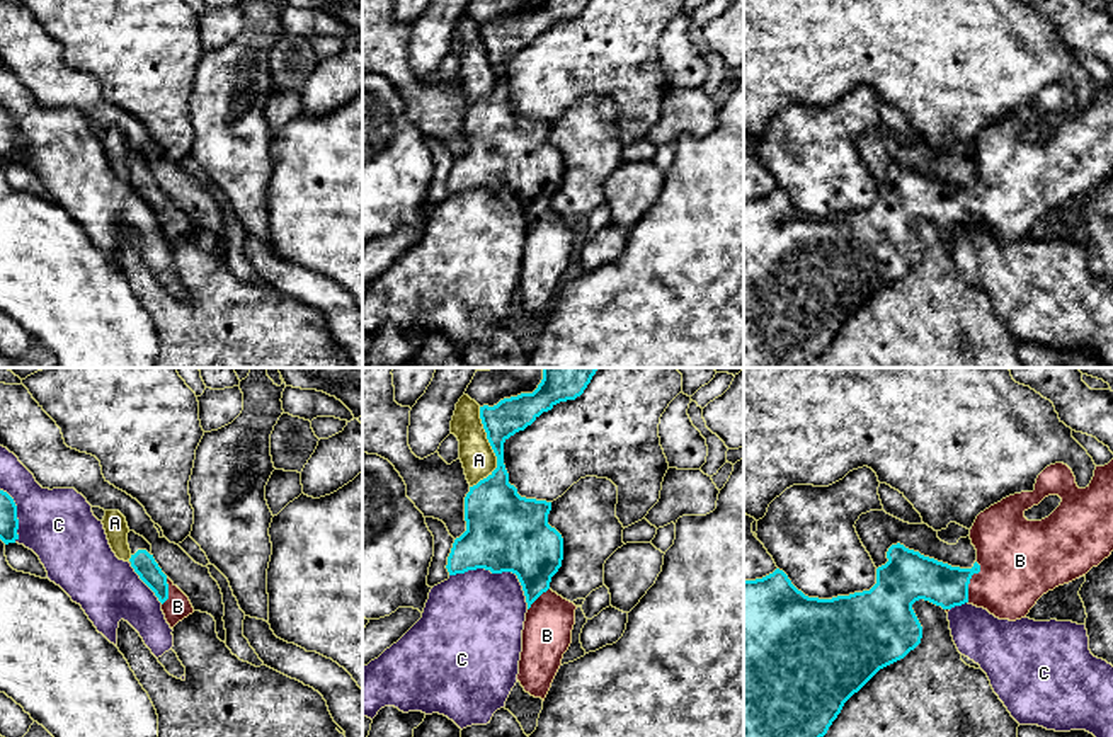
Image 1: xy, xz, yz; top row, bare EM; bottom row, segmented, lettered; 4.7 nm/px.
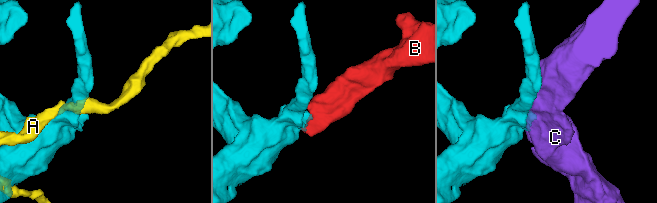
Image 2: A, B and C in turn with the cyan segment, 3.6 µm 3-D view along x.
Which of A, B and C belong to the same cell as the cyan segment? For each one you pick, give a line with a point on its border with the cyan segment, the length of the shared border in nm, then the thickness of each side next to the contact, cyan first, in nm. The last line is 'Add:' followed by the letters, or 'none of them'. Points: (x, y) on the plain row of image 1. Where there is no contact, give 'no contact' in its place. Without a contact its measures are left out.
B: contact yz (969, 199); length 200 nm; calibres 220 and 360 nm
Add: B

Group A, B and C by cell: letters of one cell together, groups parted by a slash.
A / B / C

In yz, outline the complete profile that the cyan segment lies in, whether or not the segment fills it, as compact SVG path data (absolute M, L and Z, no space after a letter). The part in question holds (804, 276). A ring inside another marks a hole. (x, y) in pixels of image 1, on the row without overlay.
M1113 78L1096 85L1086 107L1077 106L1067 83L1047 85L1033 111L1009 114L980 131L970 158L977 169L972 187L951 186L897 162L887 170L888 180L876 187L876 203L870 209L832 218L805 214L779 187L762 197L744 199L744 368L803 368L824 356L854 311L921 262L922 245L912 228L916 220L929 220L946 231L968 221L999 238L1016 240L1026 237L1043 213L1098 186L1113 170ZM1048 114L1059 114L1060 124L1042 140L1028 140L1025 131Z

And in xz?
M541 0L533 12L480 26L497 87L465 116L466 150L448 175L449 194L485 187L517 194L528 231L517 300L545 320L572 262L577 225L550 208L563 179L563 157L548 143L551 121L526 117L509 102L504 61L556 22L575 19L591 0Z

